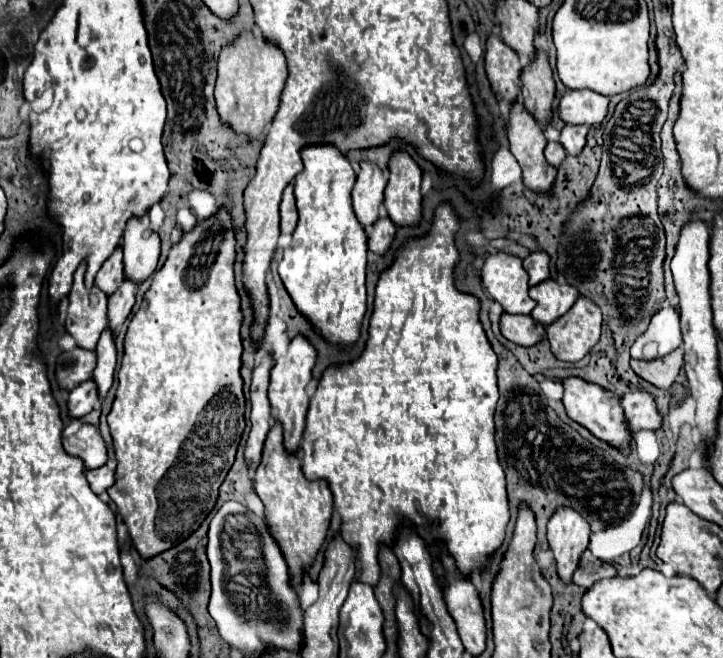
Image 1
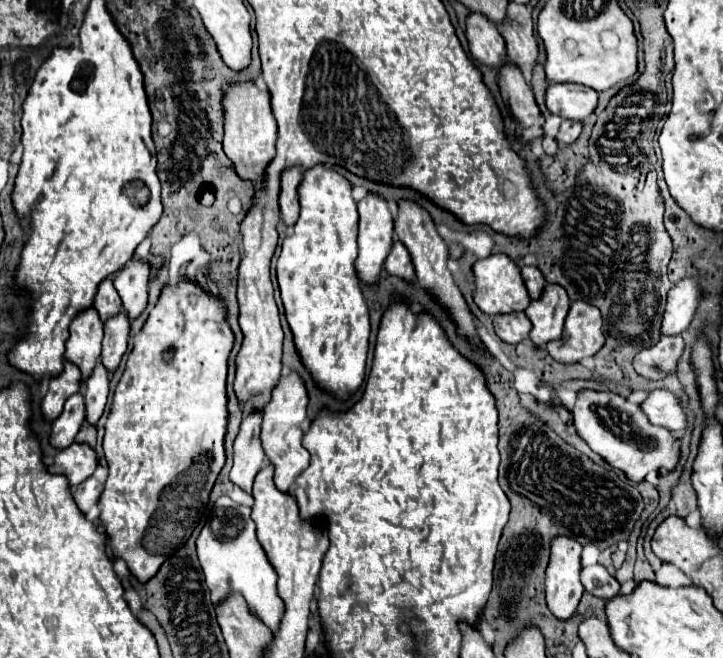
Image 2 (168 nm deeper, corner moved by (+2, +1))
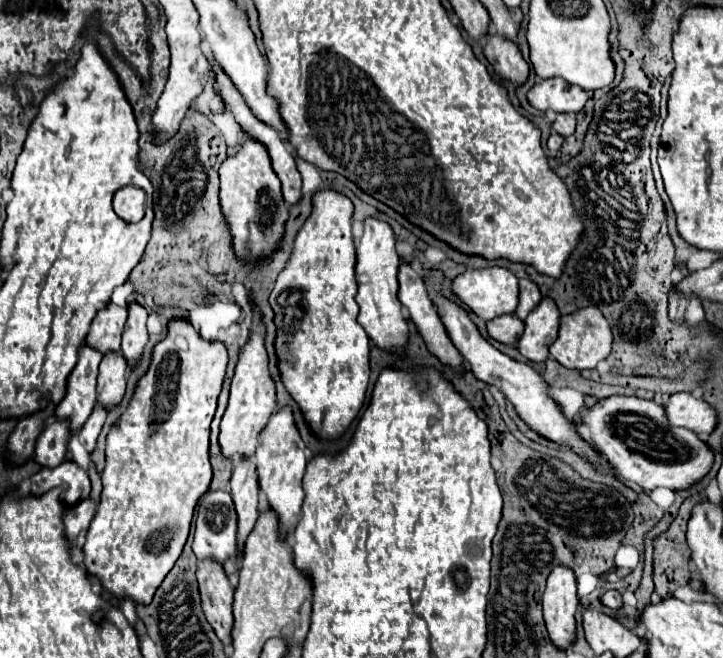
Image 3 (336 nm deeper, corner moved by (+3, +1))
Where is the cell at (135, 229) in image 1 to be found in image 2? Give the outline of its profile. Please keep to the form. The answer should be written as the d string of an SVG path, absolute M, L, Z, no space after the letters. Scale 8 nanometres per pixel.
M132 259L114 279L114 287L122 299L122 309L130 321L138 319L148 303L150 265Z

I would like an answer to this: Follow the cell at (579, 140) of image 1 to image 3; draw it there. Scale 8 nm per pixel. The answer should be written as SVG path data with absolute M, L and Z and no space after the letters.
M561 113L557 115L553 129L561 135L561 137L569 137L575 133L575 115L573 113Z

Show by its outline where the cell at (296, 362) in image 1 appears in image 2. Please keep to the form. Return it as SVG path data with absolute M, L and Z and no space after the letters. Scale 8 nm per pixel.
M286 373L280 377L278 385L272 391L272 401L264 409L264 421L262 421L262 433L260 443L268 457L268 461L274 465L274 485L282 493L290 493L296 477L308 467L310 455L302 447L302 429L300 423L306 419L306 405L308 395L302 379L296 373Z

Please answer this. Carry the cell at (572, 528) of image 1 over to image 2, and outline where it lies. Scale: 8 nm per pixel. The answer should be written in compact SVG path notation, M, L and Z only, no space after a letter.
M568 537L552 541L550 565L546 569L546 601L552 615L568 621L584 593L580 583L580 553L582 545Z

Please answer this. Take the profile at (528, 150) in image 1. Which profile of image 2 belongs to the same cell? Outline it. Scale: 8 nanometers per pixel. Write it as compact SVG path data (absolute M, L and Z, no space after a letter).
M506 61L502 65L498 87L500 87L502 99L510 105L512 115L520 123L520 141L528 143L534 137L542 137L544 117L534 101L530 85L526 83L518 67L514 67L514 63Z

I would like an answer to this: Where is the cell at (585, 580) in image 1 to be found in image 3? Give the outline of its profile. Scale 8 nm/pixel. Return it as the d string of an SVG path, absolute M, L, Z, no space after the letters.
M607 589L607 591L603 591L603 595L601 595L601 603L603 603L605 607L619 609L619 607L623 605L623 601L621 601L621 593L615 591L615 589Z

